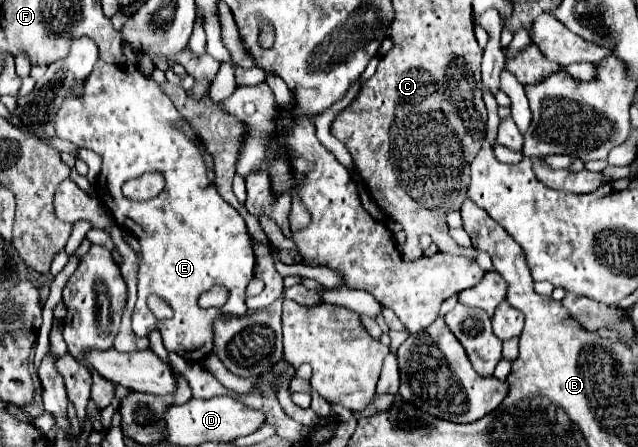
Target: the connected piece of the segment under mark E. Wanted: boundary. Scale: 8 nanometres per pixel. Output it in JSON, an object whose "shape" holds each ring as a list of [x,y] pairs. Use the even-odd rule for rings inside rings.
{"shape":[[[103,61],[95,63],[93,73],[85,83],[83,97],[67,97],[55,119],[57,137],[71,141],[75,147],[85,147],[101,155],[103,171],[97,177],[97,199],[111,211],[115,223],[131,233],[141,245],[139,259],[139,297],[133,311],[133,331],[137,337],[149,337],[151,331],[159,331],[163,337],[163,345],[169,353],[177,353],[189,363],[205,359],[213,349],[213,319],[221,313],[245,315],[245,289],[255,273],[255,253],[249,243],[247,227],[241,215],[221,199],[215,191],[215,171],[213,159],[207,149],[198,143],[198,138],[187,119],[175,109],[171,99],[159,89],[159,83],[143,77],[139,71],[125,73],[117,65],[107,65]],[[145,171],[161,171],[165,175],[165,189],[151,201],[131,201],[121,193],[121,185],[127,179],[139,177]],[[215,283],[225,285],[229,289],[229,299],[221,309],[201,309],[197,305],[197,297],[213,287]],[[147,297],[161,297],[171,309],[173,319],[159,321],[151,309],[147,307]]]}

